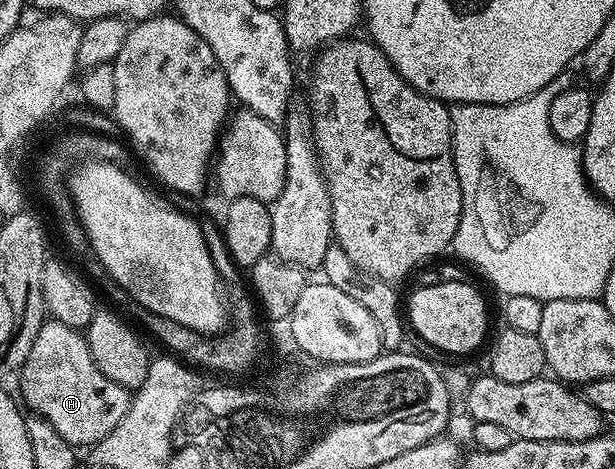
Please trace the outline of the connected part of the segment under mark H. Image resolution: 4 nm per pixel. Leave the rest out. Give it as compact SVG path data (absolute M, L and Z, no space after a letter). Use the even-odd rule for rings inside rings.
M54 320L44 321L43 326L37 332L37 340L33 340L33 348L29 348L29 356L17 371L19 378L19 394L23 397L22 405L26 407L32 415L49 420L53 428L57 428L57 433L61 435L61 440L65 440L70 446L76 448L90 448L117 427L121 418L125 416L126 410L131 403L132 395L127 387L109 380L97 368L93 356L87 347L86 337L80 331L69 328L65 324Z

